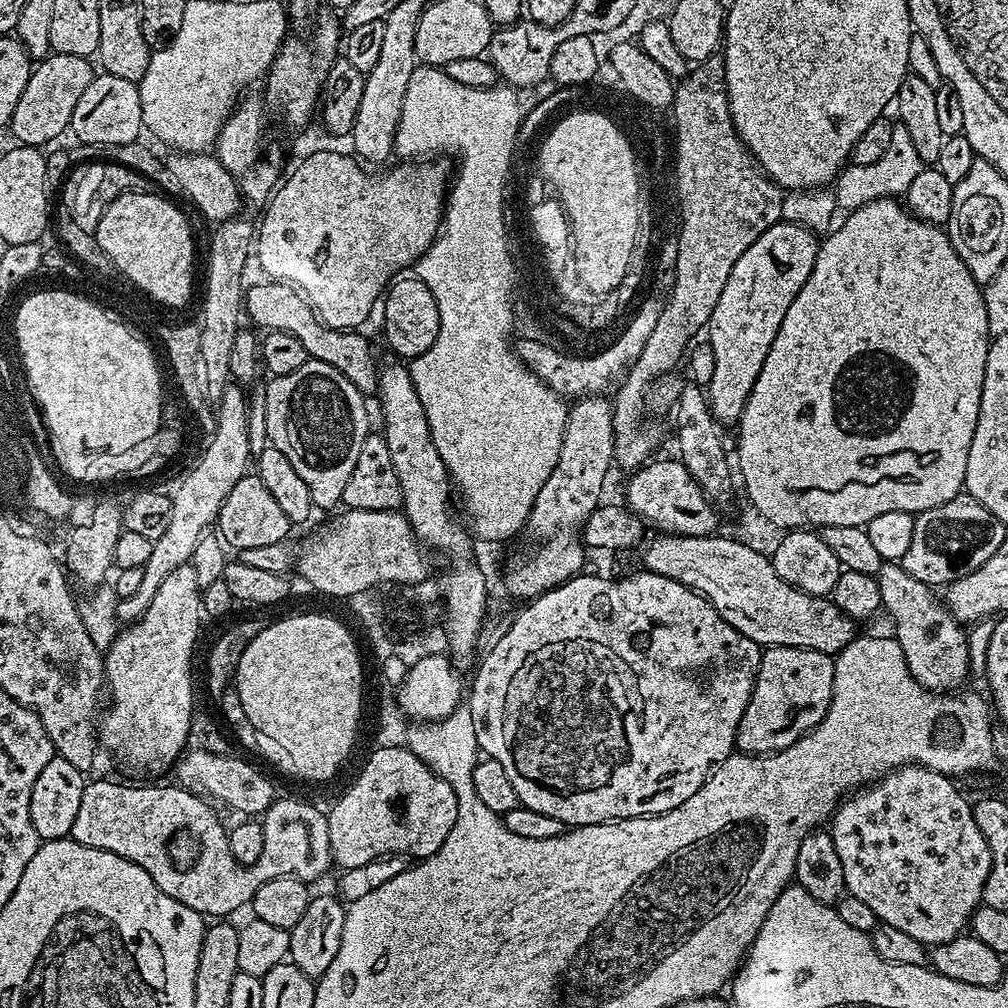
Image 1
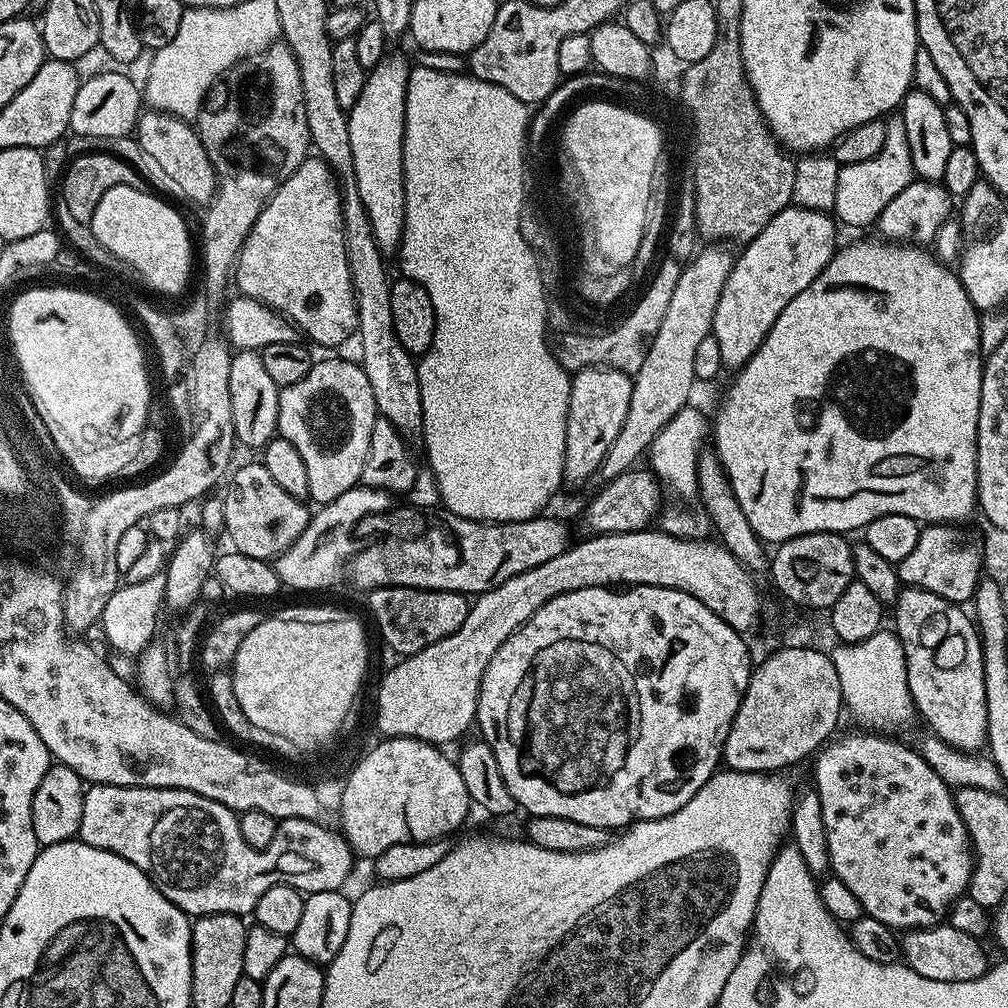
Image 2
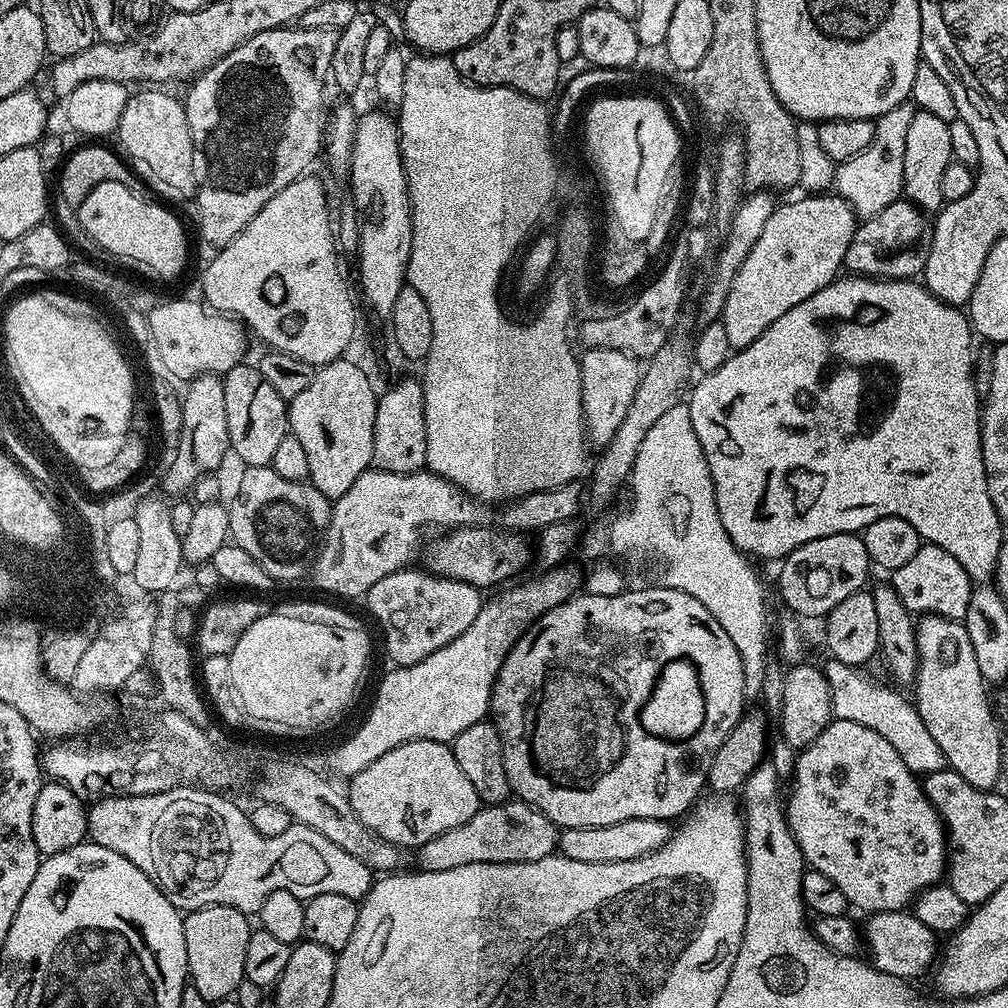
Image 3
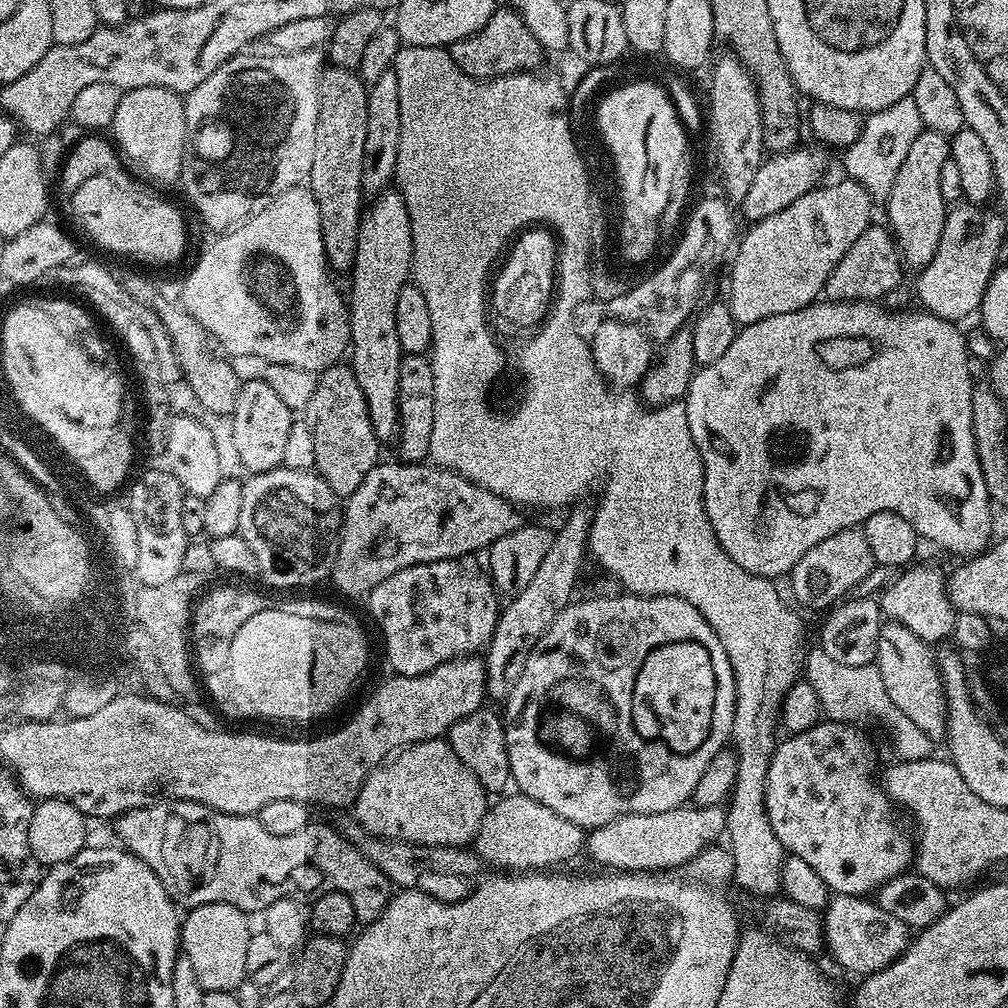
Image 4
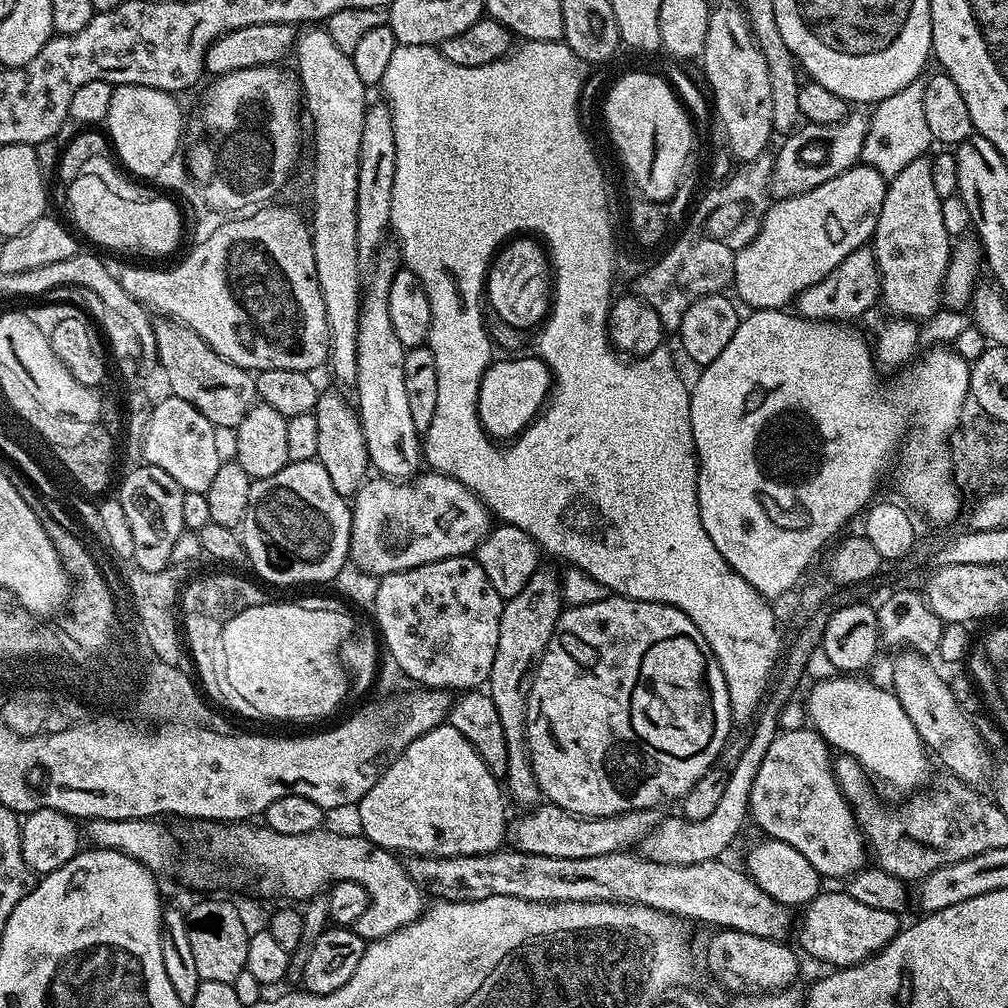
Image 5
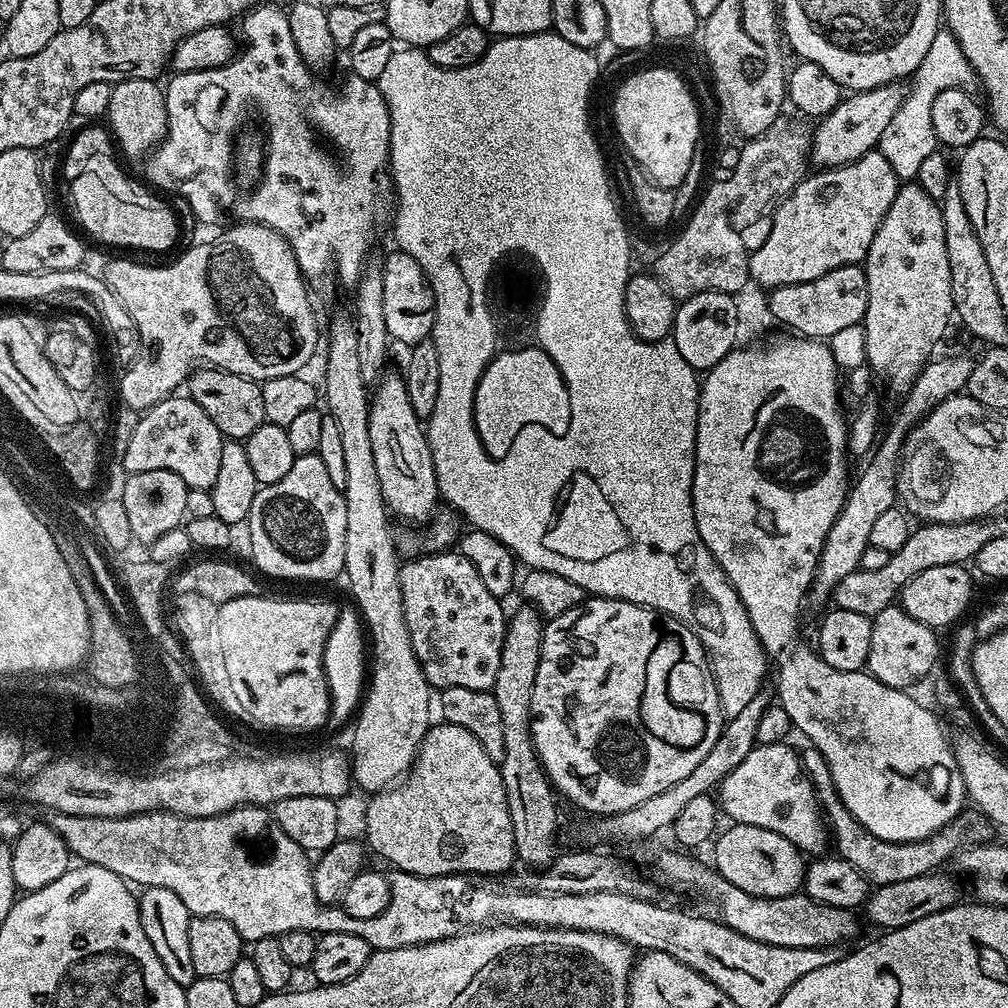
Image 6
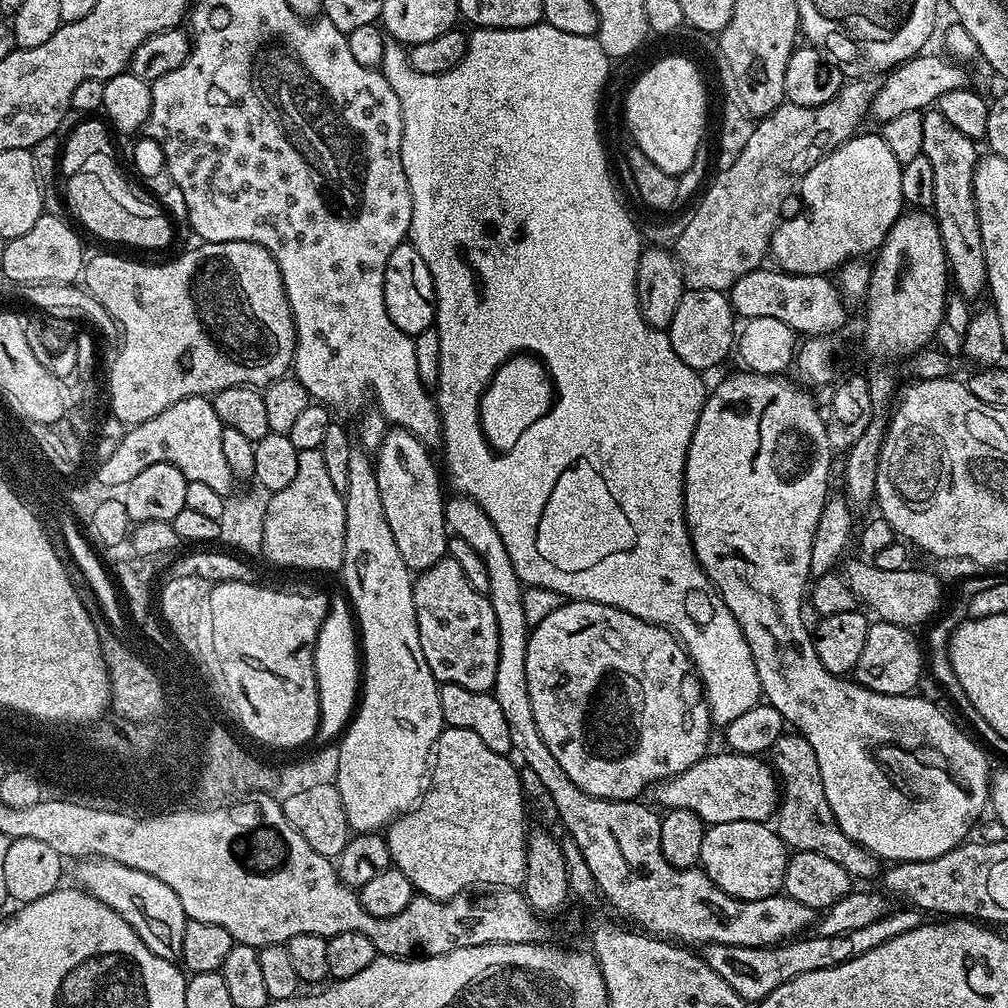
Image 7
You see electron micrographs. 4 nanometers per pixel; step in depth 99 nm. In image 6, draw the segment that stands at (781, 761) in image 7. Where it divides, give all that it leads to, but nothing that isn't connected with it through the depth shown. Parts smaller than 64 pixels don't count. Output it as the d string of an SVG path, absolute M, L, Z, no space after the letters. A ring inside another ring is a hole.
M808 746L805 749L802 752L804 772L814 786L817 800L820 801L822 815L830 829L831 839L834 841L835 855L850 862L850 866L854 866L854 870L858 870L868 879L869 885L879 886L890 882L902 882L906 878L918 878L935 873L939 869L936 867L948 855L949 859L965 843L963 840L967 836L983 837L980 835L990 828L989 821L979 814L971 814L972 816L961 814L948 827L936 832L930 838L918 842L899 844L898 842L886 842L882 838L874 838L874 834L870 834L870 830L863 828L858 822L858 818L854 818L854 814L850 814L850 810L846 810L842 798L836 792L826 758L822 758L822 754L817 748Z

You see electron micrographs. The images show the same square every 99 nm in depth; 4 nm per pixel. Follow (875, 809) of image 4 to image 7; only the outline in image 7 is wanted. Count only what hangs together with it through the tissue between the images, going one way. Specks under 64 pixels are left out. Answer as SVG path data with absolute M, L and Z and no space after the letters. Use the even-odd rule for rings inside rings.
M723 750L717 756L705 754L694 766L682 770L677 776L661 780L651 789L650 796L657 800L657 805L665 804L665 809L681 808L696 812L705 825L721 824L722 822L768 822L776 815L780 803L780 785L776 773L767 759L760 756L747 756L741 752Z

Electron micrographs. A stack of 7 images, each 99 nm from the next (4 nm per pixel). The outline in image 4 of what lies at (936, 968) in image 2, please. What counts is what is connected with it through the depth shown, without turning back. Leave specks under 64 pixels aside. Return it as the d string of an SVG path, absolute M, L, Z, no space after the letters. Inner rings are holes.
M833 895L828 901L827 908L823 909L824 938L827 951L832 951L832 956L848 972L857 972L857 977L871 976L873 972L882 970L893 964L903 952L908 949L910 943L910 930L894 914L882 910L882 906L876 904L875 899L863 896Z

